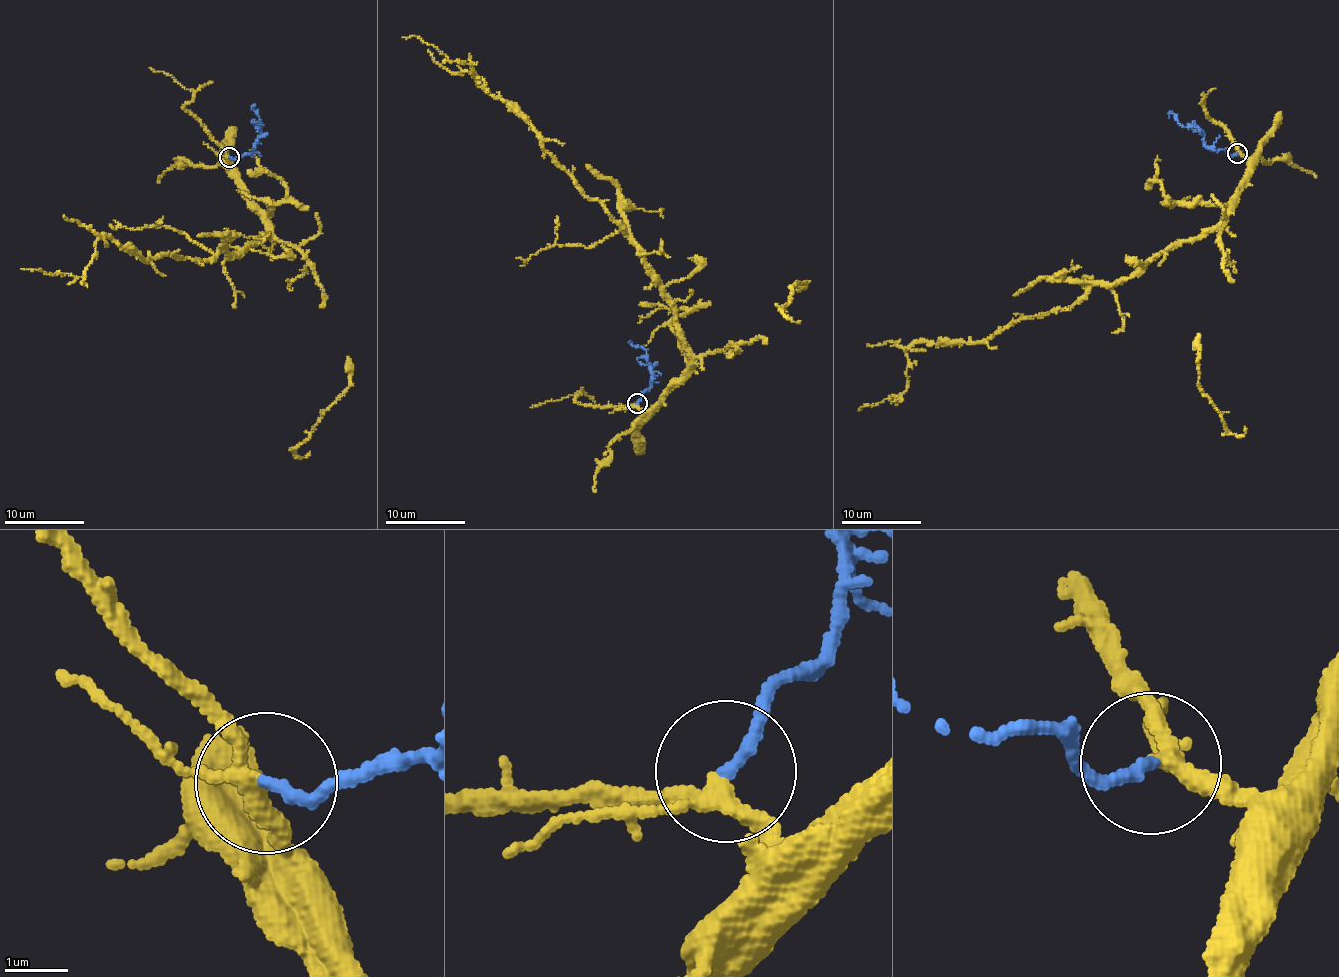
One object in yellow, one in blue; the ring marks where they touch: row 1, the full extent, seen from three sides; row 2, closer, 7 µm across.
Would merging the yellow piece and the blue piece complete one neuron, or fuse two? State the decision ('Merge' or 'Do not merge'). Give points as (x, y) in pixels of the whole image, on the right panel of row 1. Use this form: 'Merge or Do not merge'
Merge

